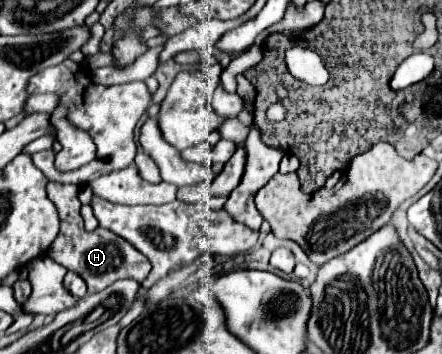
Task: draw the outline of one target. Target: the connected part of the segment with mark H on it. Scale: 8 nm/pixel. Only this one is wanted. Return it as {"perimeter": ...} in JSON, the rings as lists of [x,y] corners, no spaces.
{"perimeter":[[[49,182],[47,196],[57,206],[59,220],[61,220],[61,230],[49,248],[49,256],[61,266],[65,266],[67,270],[77,272],[87,282],[89,294],[101,292],[103,288],[111,286],[121,278],[131,278],[137,282],[143,282],[147,278],[147,274],[151,272],[151,262],[139,250],[135,250],[127,240],[103,228],[97,228],[95,232],[85,232],[83,218],[81,218],[81,202],[77,198],[79,188],[75,184]]]}

